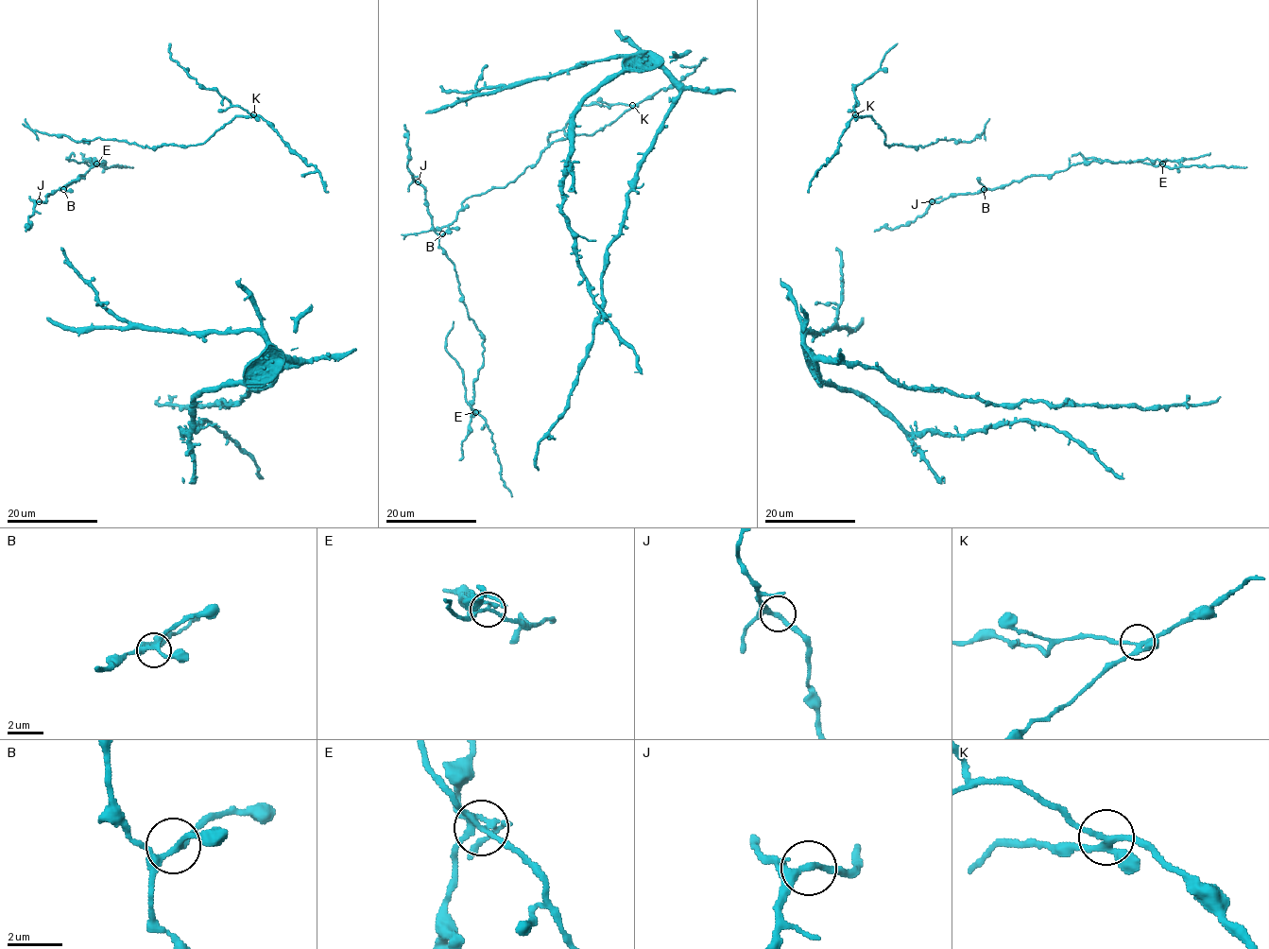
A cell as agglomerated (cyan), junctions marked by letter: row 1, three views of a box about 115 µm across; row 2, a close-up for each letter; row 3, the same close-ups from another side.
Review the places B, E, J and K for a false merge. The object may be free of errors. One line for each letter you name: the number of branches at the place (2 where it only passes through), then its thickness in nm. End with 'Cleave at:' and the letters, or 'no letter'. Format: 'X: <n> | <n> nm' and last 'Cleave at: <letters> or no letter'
E: 4 | 170 nm
Cleave at: E

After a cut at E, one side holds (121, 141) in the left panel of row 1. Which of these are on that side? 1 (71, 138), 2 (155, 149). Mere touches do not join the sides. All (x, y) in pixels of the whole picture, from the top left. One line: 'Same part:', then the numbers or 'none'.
Same part: 1, 2

